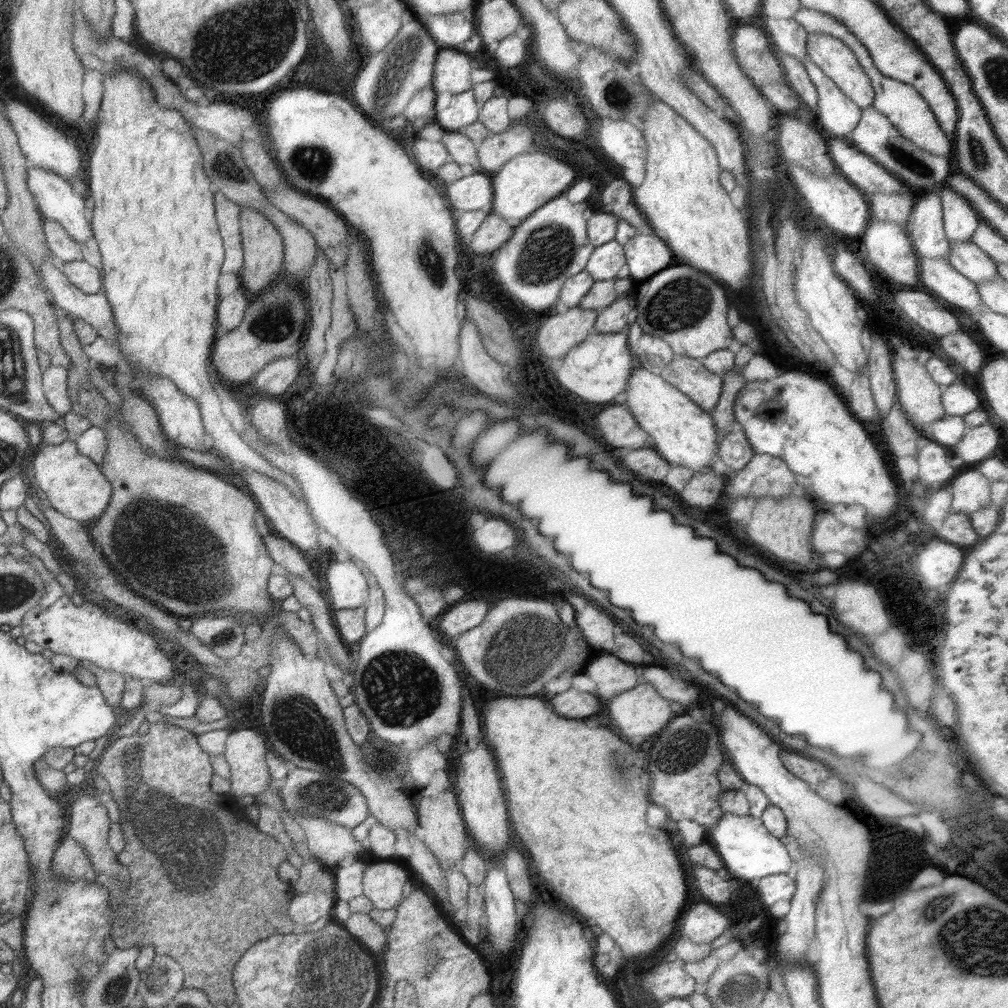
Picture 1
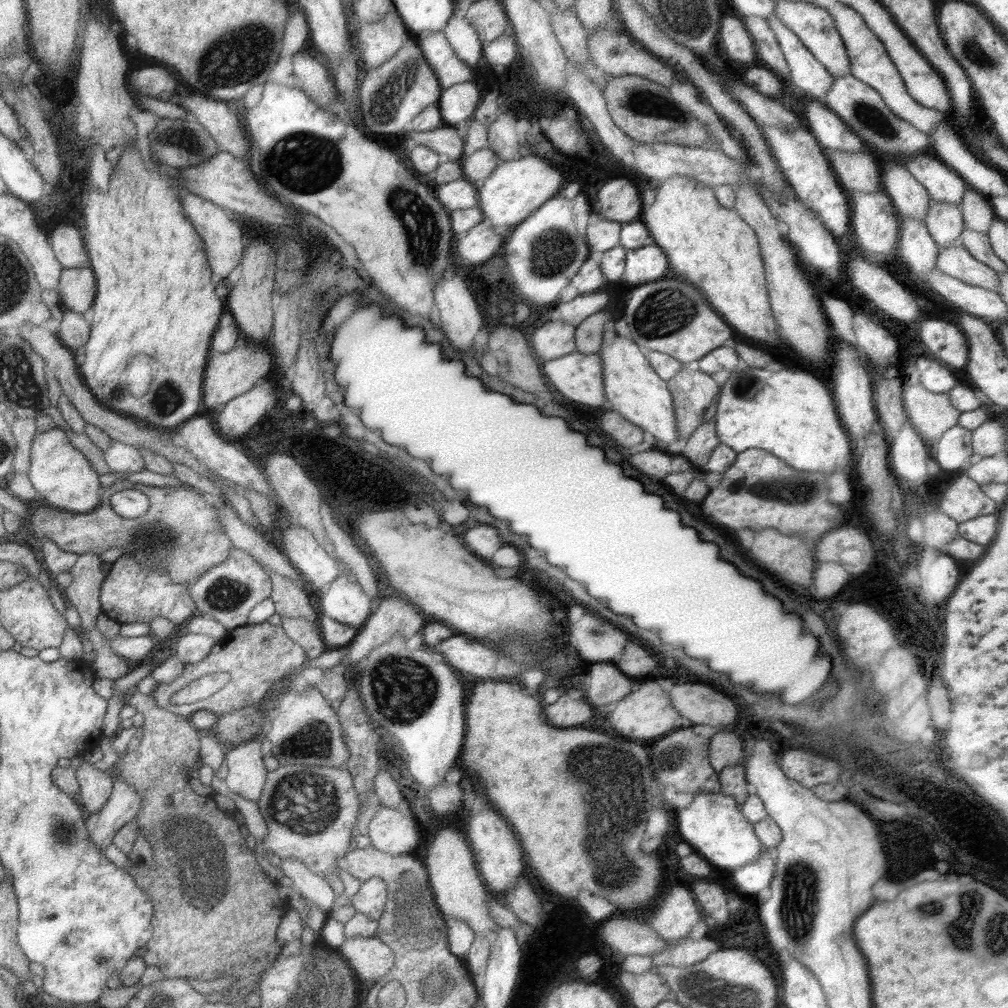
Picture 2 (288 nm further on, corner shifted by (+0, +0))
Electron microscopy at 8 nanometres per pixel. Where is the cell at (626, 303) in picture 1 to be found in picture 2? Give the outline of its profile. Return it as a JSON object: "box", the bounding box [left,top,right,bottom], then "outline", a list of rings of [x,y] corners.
{"box":[575,312,613,356],"outline":[[[597,312],[587,316],[577,328],[575,328],[575,352],[583,354],[583,356],[591,356],[591,354],[599,354],[601,346],[603,346],[603,336],[607,336],[603,332],[603,322],[613,320],[609,312]]]}

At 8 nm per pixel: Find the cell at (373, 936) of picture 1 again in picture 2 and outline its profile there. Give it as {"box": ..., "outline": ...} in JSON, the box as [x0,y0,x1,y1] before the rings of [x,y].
{"box":[339,936,395,990],"outline":[[[375,936],[345,938],[339,954],[353,968],[359,984],[363,984],[363,990],[377,986],[395,966],[393,950],[389,950],[389,946]]]}

